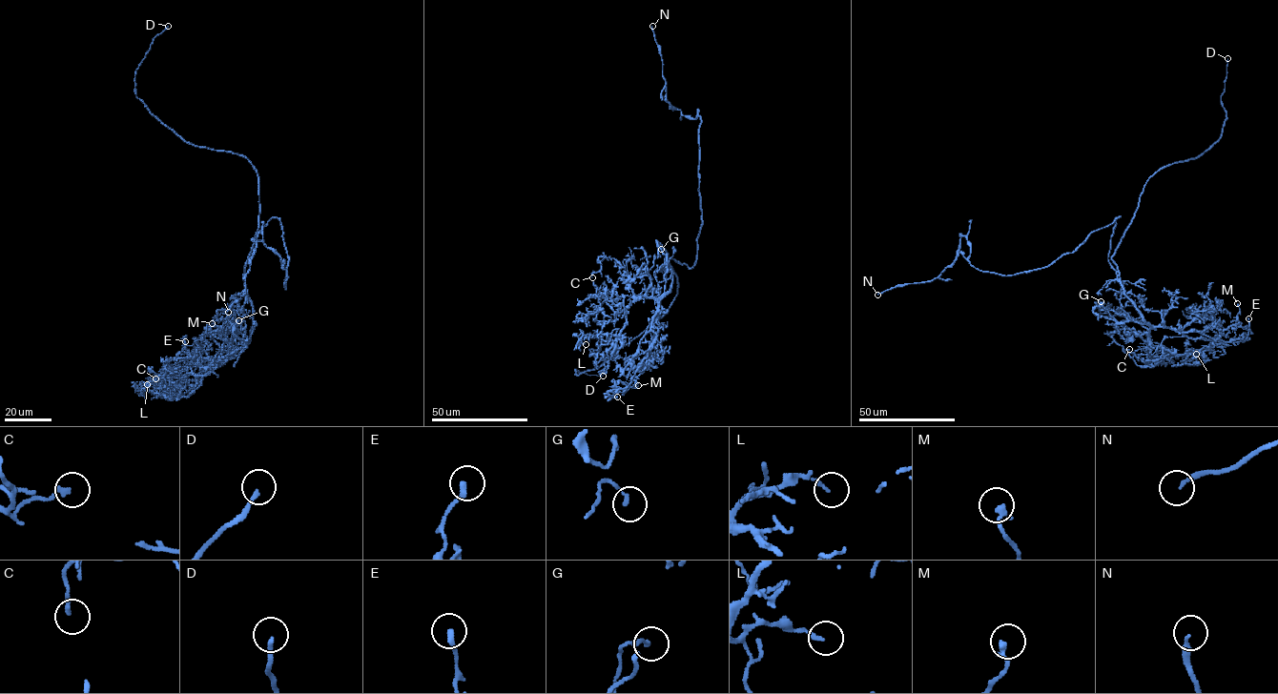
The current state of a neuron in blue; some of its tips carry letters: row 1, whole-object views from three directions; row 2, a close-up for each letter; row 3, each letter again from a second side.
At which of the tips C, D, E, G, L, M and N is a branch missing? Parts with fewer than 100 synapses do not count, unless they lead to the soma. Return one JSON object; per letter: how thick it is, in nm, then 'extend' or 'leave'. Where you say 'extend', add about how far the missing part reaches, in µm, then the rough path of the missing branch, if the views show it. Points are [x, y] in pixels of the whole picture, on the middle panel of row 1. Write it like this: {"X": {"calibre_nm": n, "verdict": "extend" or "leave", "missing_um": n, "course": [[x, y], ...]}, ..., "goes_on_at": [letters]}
{"C": {"calibre_nm": 190, "verdict": "leave"}, "D": {"calibre_nm": 170, "verdict": "extend", "missing_um": 35}, "E": {"calibre_nm": 220, "verdict": "leave"}, "G": {"calibre_nm": 160, "verdict": "leave"}, "L": {"calibre_nm": 140, "verdict": "leave"}, "M": {"calibre_nm": 240, "verdict": "leave"}, "N": {"calibre_nm": 190, "verdict": "leave"}, "goes_on_at": ["D"]}

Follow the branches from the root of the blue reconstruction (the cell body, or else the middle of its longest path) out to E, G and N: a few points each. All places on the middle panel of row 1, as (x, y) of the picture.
E: (671, 258), (666, 256), (665, 261), (672, 284), (650, 327), (655, 342), (630, 382), (608, 392), (617, 397)
G: (671, 258), (665, 257), (672, 272), (672, 284), (665, 293), (667, 256), (656, 241), (658, 252), (661, 249)
N: (671, 258), (690, 268), (697, 258), (702, 223), (701, 119), (683, 115), (667, 101), (652, 26)

